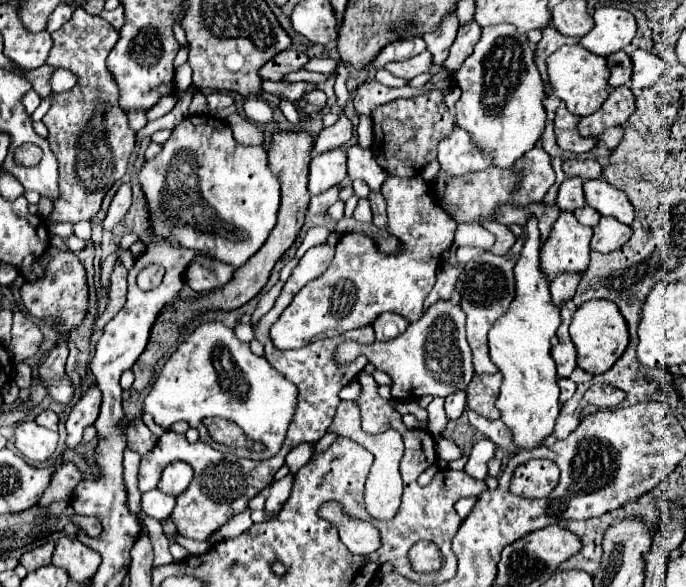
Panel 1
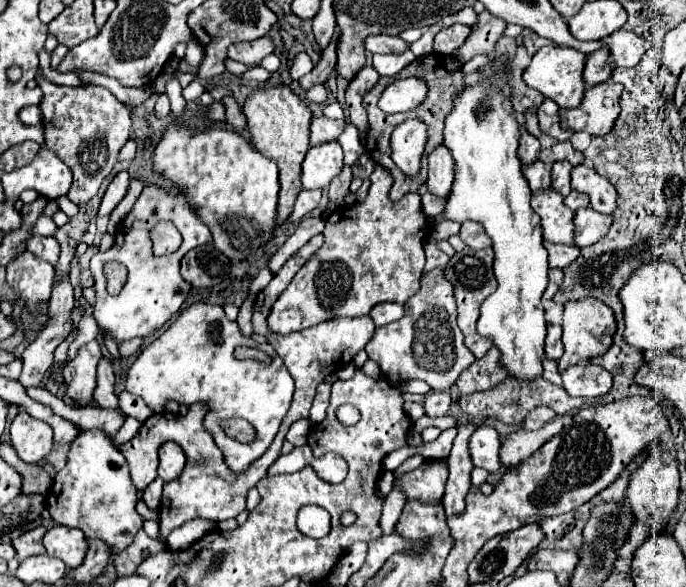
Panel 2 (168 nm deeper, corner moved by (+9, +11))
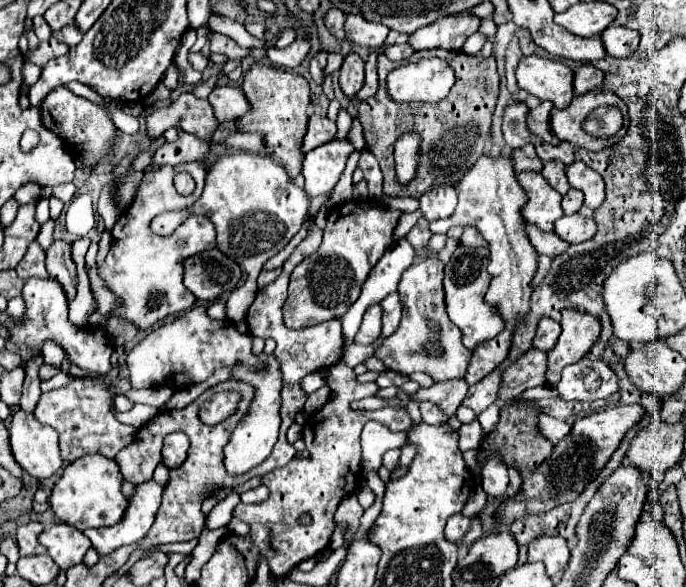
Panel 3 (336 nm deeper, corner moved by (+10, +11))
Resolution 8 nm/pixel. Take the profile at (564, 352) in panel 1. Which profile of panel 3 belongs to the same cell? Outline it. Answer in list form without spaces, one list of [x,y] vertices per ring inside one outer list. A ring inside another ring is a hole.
[[[546,317],[538,323],[536,337],[534,337],[534,347],[540,349],[540,351],[550,351],[556,345],[558,335],[560,335],[560,325]]]

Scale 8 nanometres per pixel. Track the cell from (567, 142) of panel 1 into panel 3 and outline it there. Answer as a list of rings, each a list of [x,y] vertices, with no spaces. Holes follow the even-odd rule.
[[[542,101],[542,105],[538,105],[536,109],[532,109],[528,113],[528,129],[538,135],[542,141],[550,143],[550,145],[558,145],[560,139],[550,131],[550,111],[552,111],[552,101]]]

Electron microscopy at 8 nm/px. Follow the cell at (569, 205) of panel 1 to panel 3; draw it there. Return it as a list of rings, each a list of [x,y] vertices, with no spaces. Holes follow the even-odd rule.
[[[550,161],[550,163],[544,163],[544,169],[542,169],[542,175],[544,179],[560,193],[564,195],[570,185],[566,181],[566,165],[562,161]]]

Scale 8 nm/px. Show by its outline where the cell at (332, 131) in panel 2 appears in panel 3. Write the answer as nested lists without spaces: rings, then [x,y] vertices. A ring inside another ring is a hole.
[[[312,115],[308,121],[308,133],[304,137],[302,151],[308,153],[308,151],[316,149],[318,145],[324,145],[324,143],[334,141],[334,139],[336,139],[336,123],[330,121],[328,117]]]

